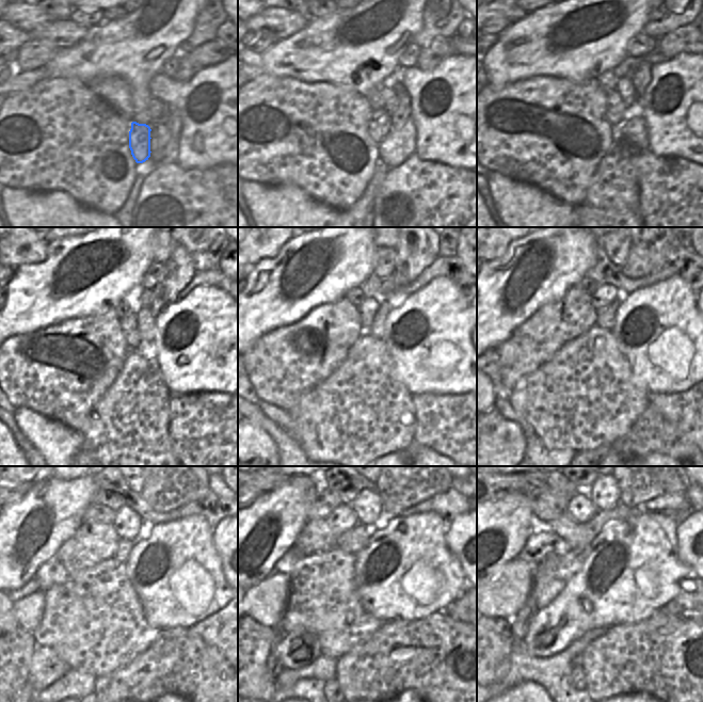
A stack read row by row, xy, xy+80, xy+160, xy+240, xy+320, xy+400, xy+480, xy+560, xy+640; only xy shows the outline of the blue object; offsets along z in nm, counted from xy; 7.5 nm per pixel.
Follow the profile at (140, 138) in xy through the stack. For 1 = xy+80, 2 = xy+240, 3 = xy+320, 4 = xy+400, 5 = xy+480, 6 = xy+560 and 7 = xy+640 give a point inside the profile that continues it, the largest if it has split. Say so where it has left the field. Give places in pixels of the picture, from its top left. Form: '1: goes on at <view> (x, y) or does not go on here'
1: goes on at xy+80 (380, 125)
2: goes on at xy+240 (129, 324)
3: goes on at xy+320 (368, 308)
4: goes on at xy+400 (606, 293)
5: goes on at xy+480 (127, 524)
6: goes on at xy+560 (367, 506)
7: goes on at xy+640 (605, 494)

